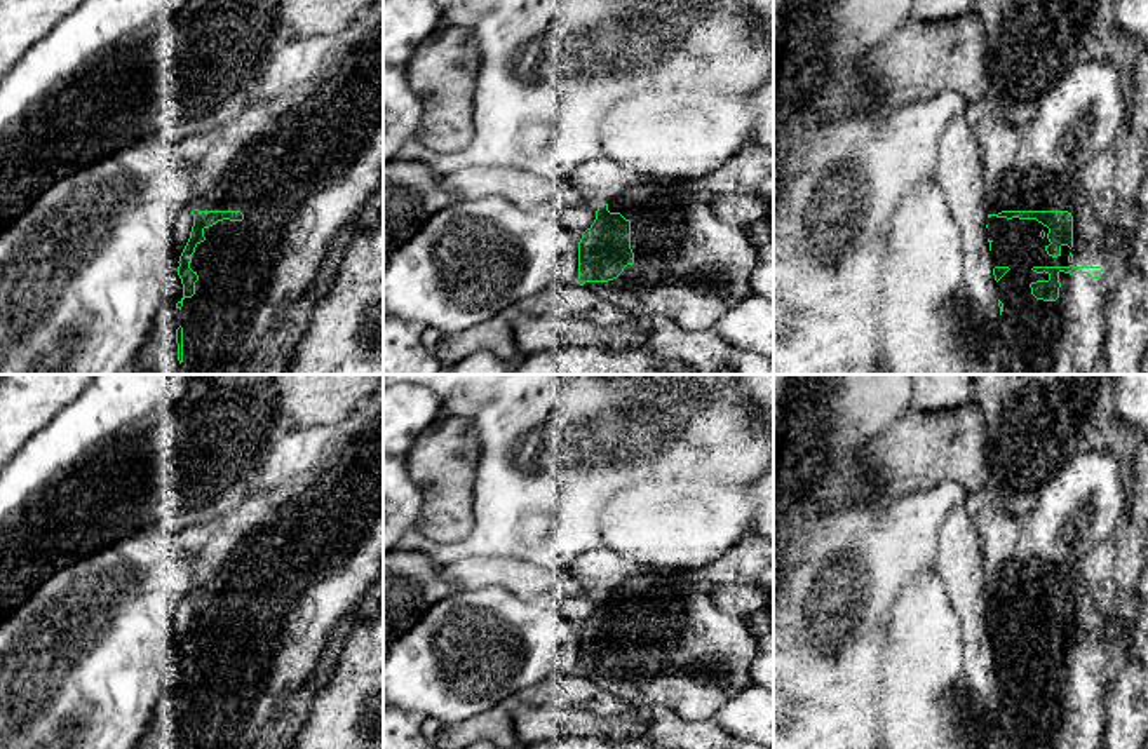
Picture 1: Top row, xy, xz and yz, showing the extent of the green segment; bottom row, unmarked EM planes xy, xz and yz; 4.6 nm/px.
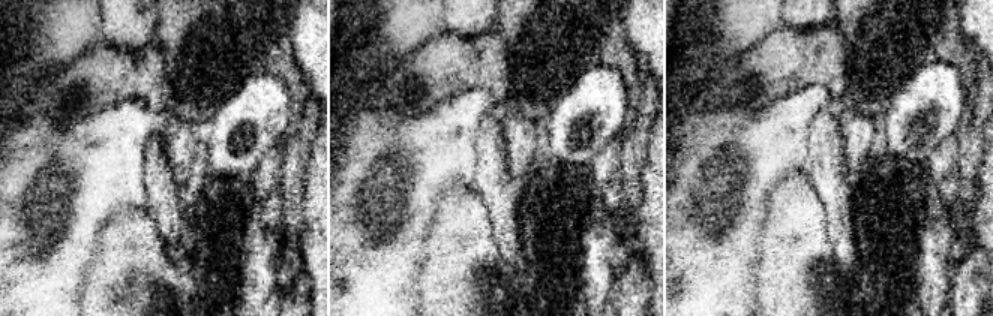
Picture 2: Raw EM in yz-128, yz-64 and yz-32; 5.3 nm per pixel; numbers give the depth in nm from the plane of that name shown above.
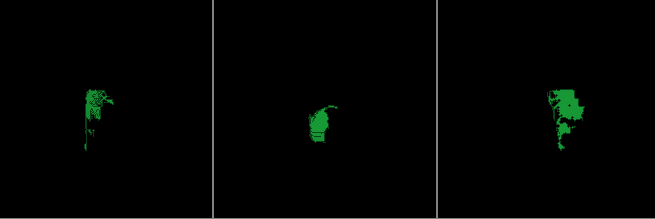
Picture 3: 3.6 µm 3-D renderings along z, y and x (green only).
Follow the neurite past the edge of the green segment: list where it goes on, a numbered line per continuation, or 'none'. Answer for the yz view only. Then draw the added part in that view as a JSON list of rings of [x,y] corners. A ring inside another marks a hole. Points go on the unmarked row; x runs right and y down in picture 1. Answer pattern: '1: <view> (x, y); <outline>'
1: yz (1073, 716); [[[1037,556],[1017,563],[1009,559],[1000,577],[988,582],[988,629],[995,657],[1010,660],[996,672],[998,690],[1003,693],[1000,705],[1000,728],[1005,749],[1099,749],[1106,726],[1108,653],[1104,650],[1106,618],[1097,611],[1092,594],[1077,566],[1056,566]],[[1002,601],[1068,601],[1073,606],[1073,638],[1061,636],[1061,644],[1052,648],[1045,638],[1049,618],[1037,610],[998,608]],[[1033,657],[1101,657],[1101,667],[1059,662],[1059,688],[1037,690],[1031,672],[1049,671],[1049,664],[1037,664]]]

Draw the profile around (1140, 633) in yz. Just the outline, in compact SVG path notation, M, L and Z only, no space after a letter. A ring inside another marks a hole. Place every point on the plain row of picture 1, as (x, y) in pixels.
M1148 526L1145 531L1145 566L1138 584L1138 617L1131 632L1132 655L1148 672Z

